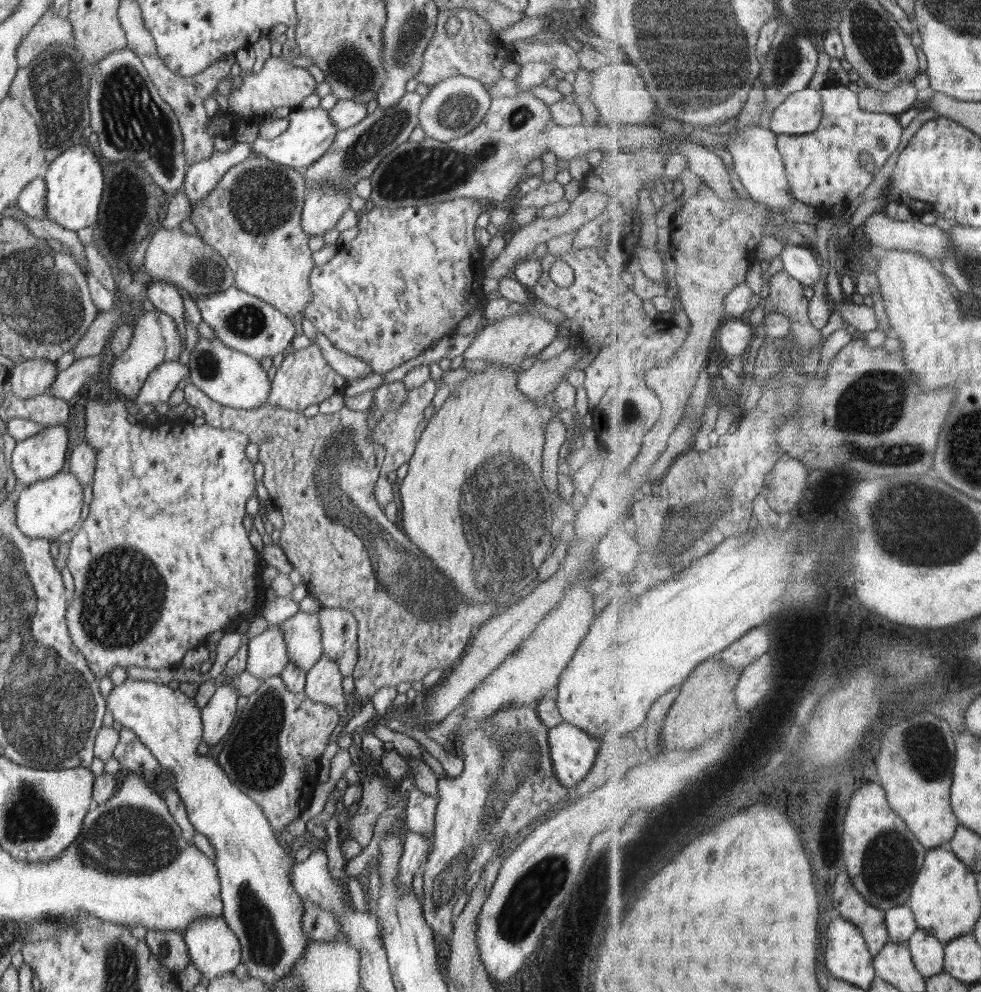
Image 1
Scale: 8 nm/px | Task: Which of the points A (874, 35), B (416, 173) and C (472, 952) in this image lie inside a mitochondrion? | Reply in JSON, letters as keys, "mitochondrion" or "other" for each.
{"A":"mitochondrion","B":"mitochondrion","C":"other"}

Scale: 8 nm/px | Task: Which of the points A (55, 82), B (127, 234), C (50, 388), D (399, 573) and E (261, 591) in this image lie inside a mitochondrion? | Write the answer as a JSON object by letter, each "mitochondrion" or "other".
{"A":"mitochondrion","B":"other","C":"other","D":"mitochondrion","E":"other"}

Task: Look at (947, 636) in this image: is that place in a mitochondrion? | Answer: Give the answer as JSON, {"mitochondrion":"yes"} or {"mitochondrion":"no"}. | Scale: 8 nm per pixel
{"mitochondrion":"no"}

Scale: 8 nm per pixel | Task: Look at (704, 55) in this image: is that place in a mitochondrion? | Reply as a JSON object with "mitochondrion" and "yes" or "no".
{"mitochondrion":"yes"}

